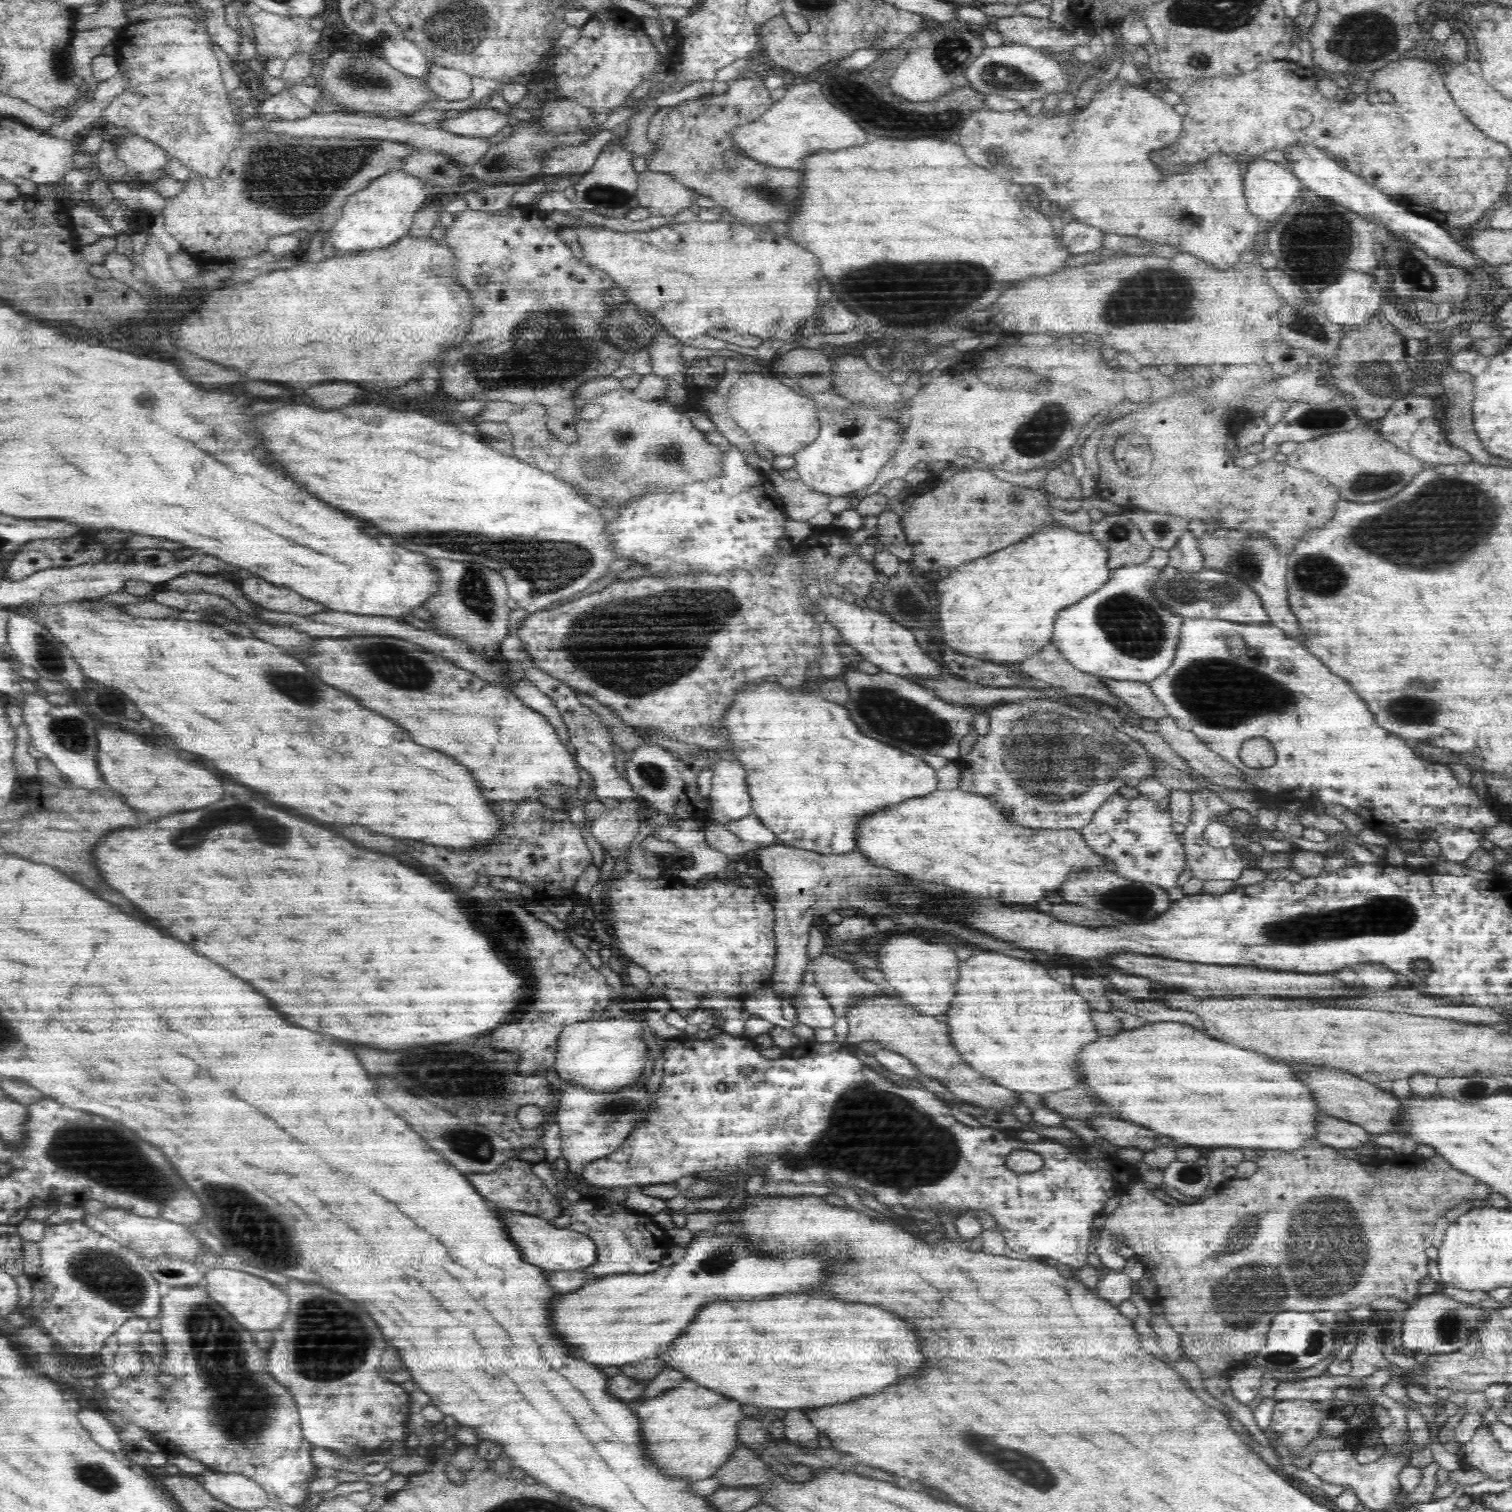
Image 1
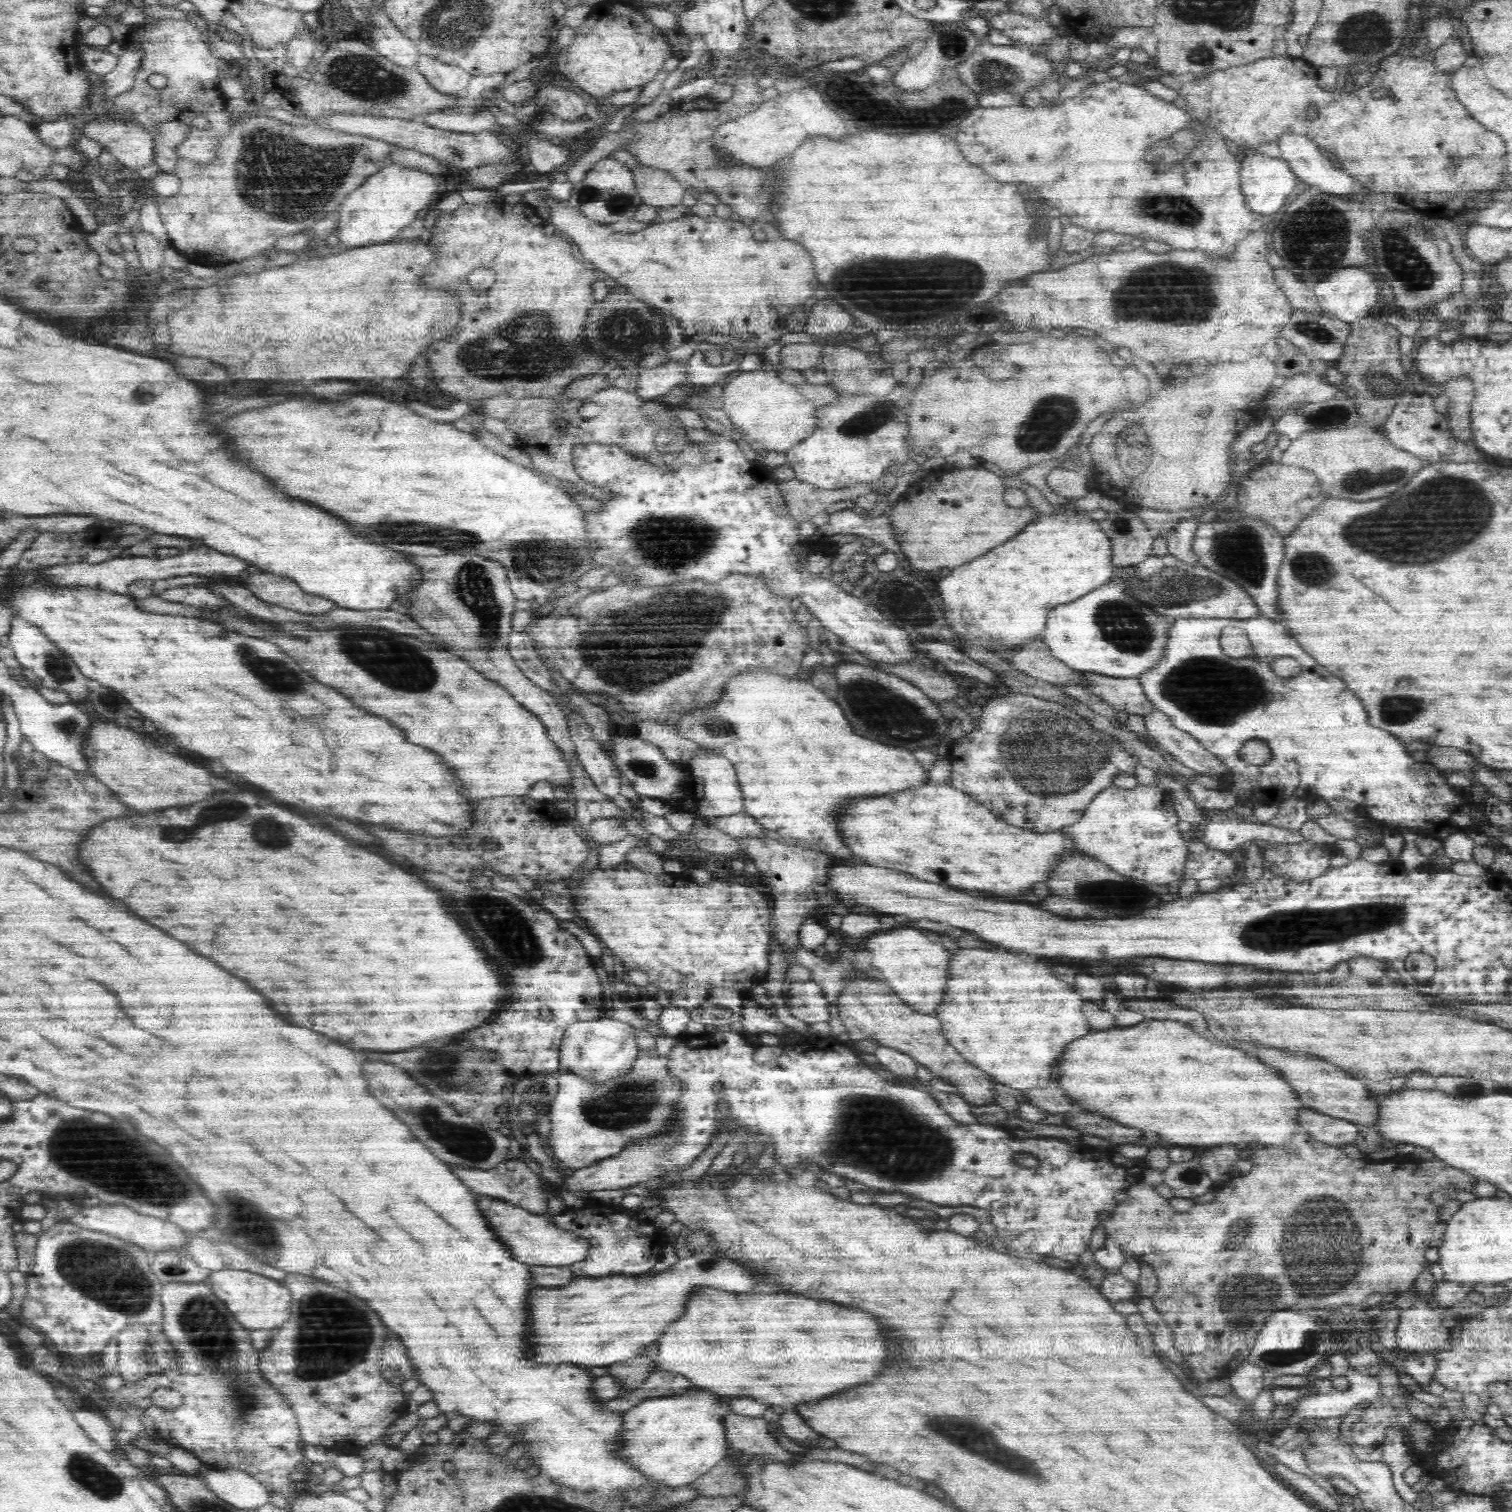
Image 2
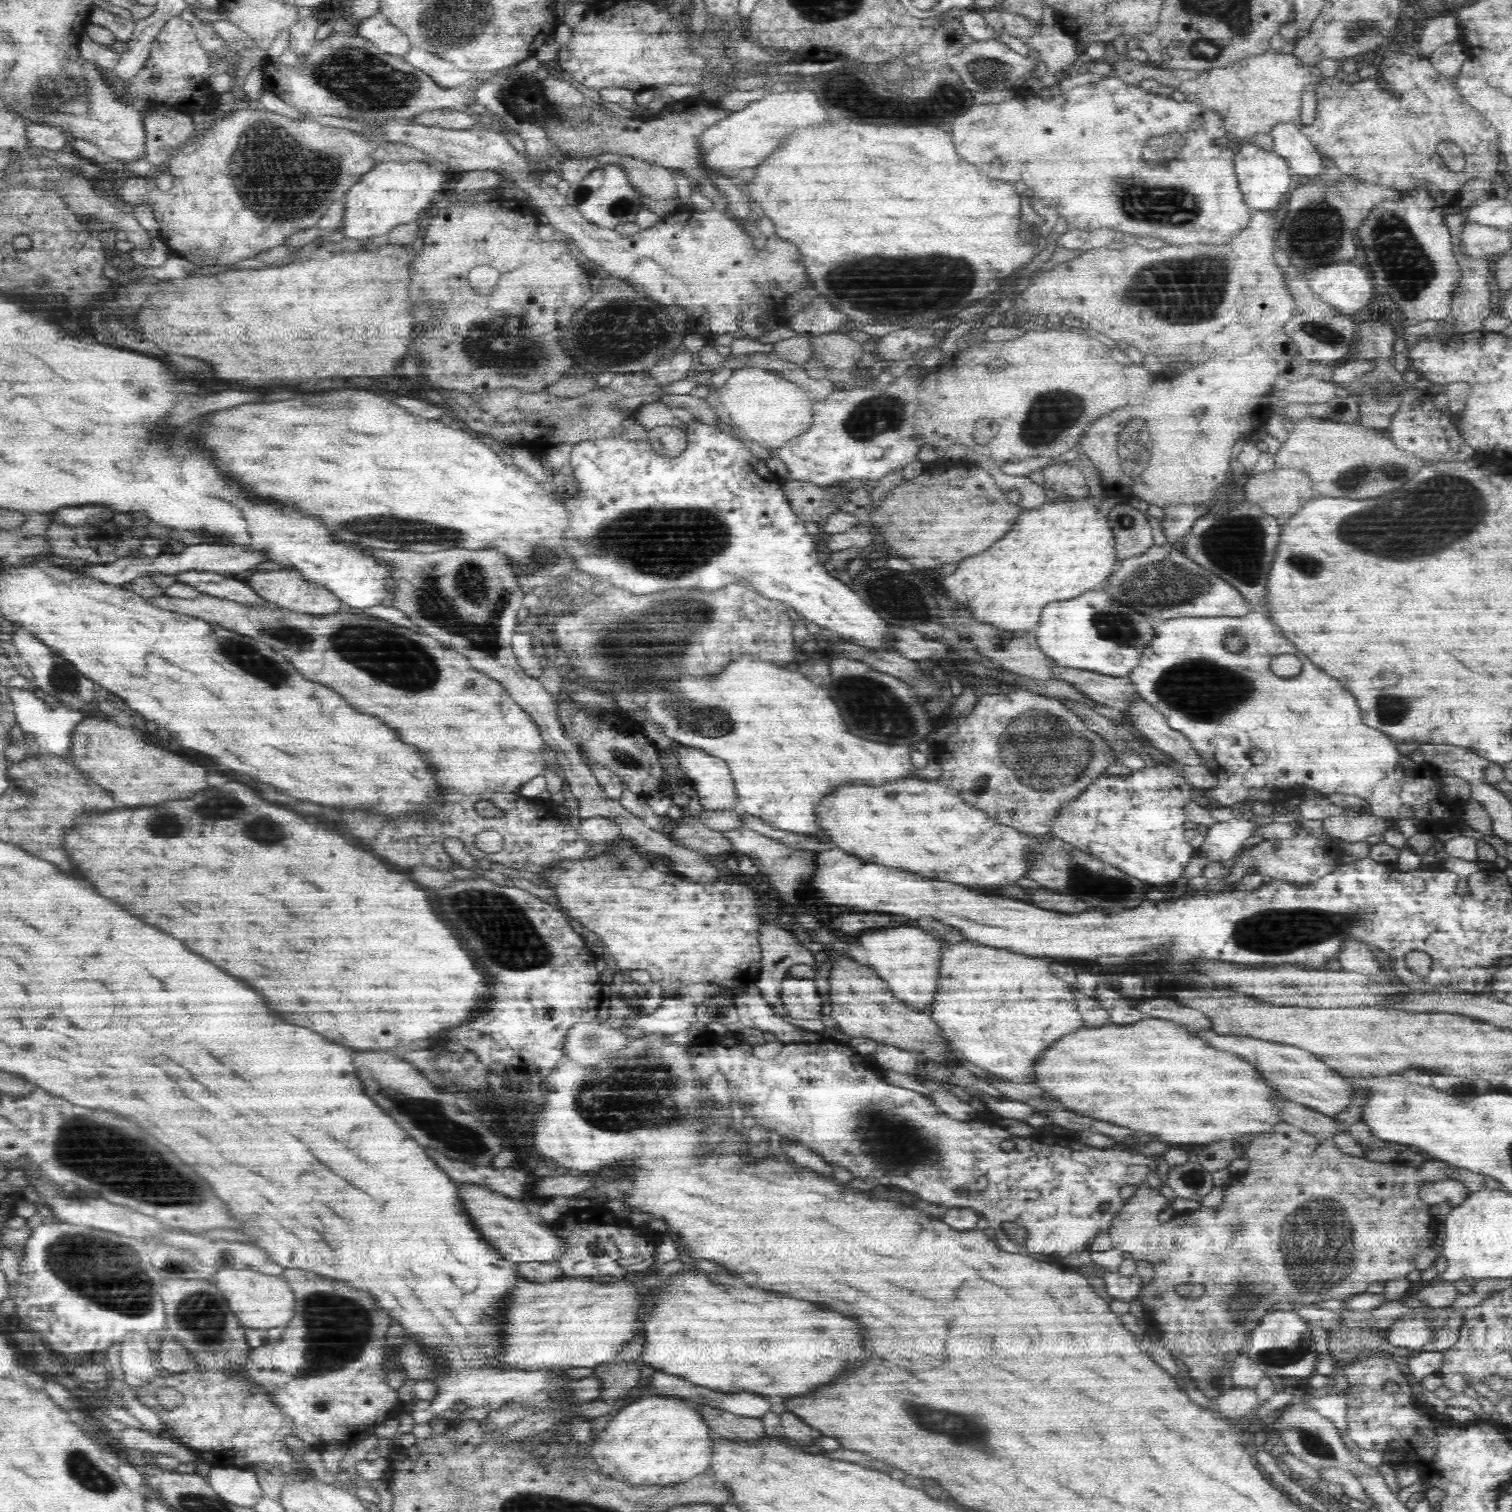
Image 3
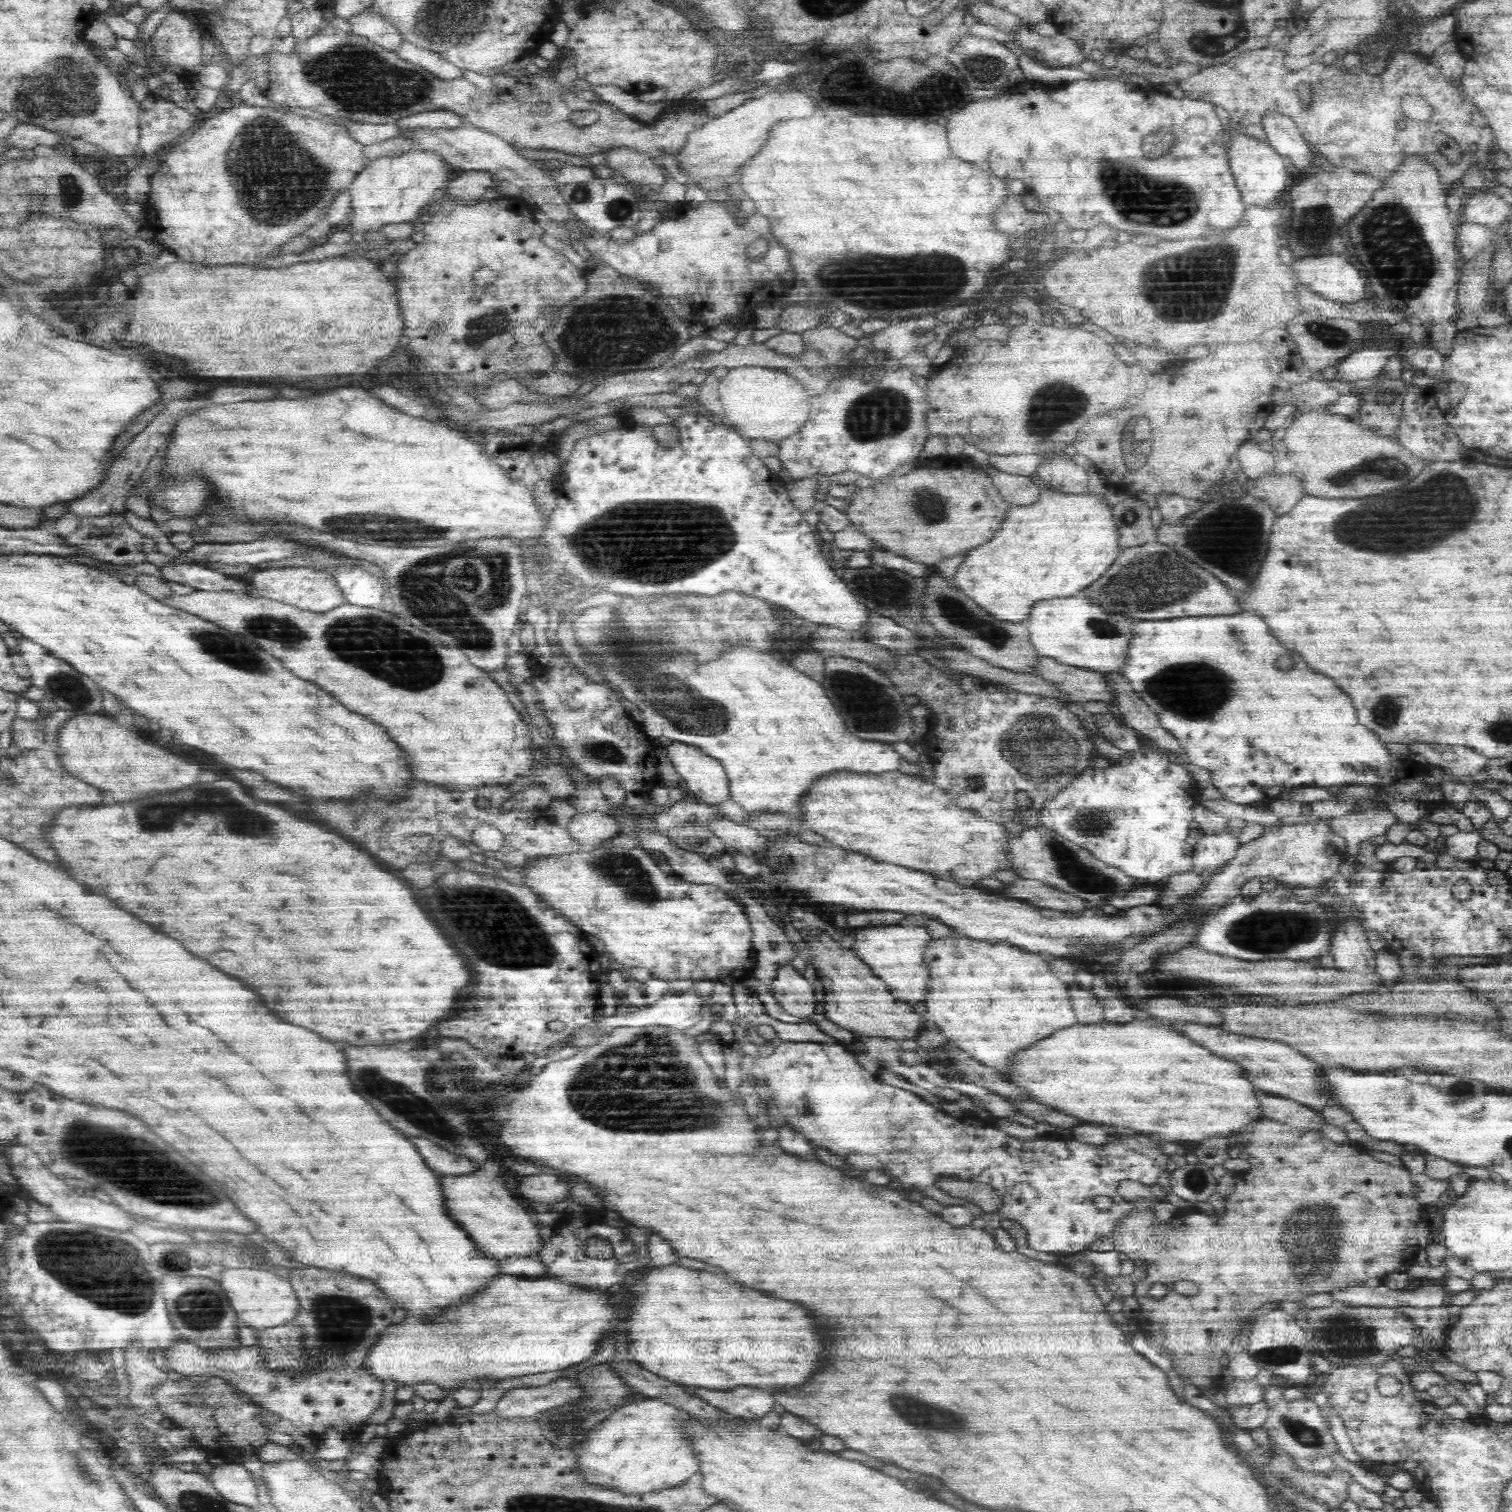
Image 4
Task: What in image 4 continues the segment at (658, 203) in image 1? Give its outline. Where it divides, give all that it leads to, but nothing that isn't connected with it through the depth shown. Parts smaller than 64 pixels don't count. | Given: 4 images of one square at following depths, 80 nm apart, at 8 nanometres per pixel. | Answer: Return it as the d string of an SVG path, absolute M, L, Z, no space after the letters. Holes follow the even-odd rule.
M626 147L604 148L600 152L606 158L606 165L631 183L658 186L664 180L663 167L644 152Z

